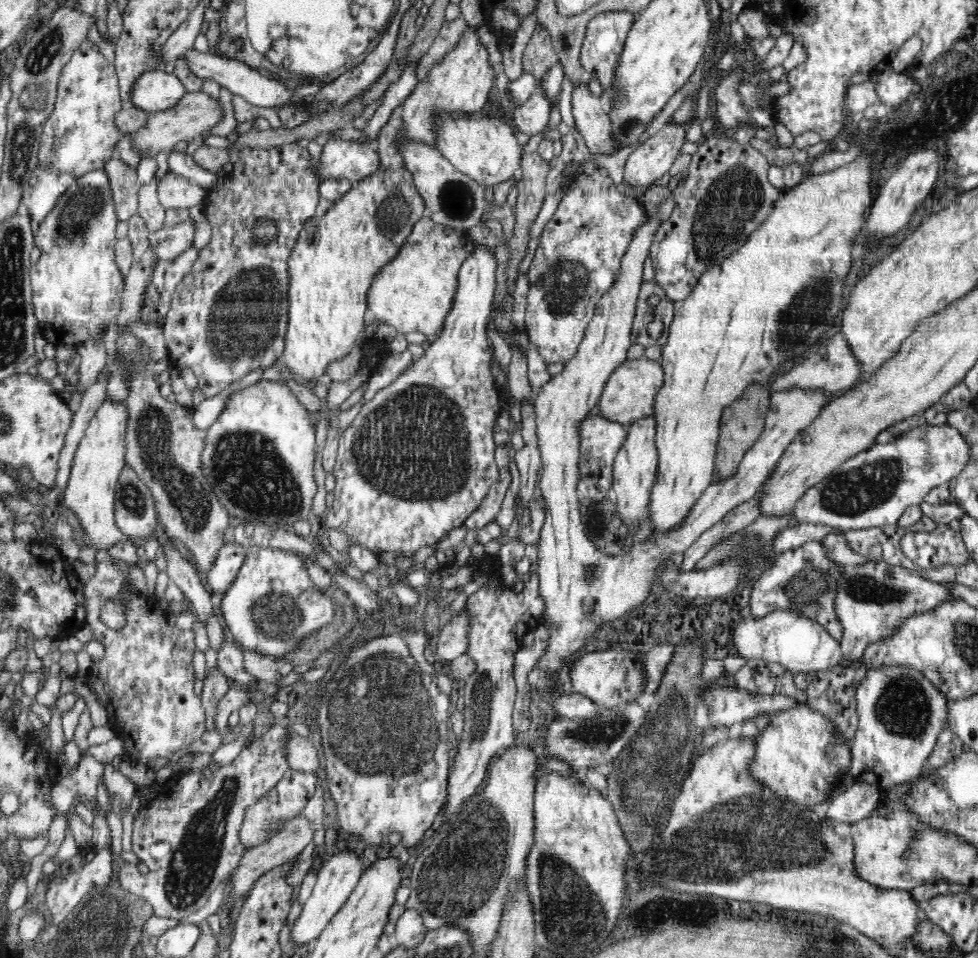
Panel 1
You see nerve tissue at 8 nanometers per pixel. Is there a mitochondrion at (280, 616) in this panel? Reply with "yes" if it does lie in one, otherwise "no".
yes

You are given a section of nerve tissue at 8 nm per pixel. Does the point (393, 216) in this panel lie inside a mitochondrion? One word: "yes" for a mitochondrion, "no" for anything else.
yes

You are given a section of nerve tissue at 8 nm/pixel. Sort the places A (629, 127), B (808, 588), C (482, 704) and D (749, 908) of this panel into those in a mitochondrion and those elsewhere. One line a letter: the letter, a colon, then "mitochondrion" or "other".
A: mitochondrion
B: mitochondrion
C: mitochondrion
D: other

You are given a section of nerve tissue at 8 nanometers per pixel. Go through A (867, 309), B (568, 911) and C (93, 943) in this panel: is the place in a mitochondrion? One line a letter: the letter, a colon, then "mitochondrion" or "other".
A: other
B: mitochondrion
C: mitochondrion

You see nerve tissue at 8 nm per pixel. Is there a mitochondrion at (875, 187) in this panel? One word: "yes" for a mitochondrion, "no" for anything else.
no

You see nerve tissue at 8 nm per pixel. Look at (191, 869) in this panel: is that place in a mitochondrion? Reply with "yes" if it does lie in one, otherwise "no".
yes

